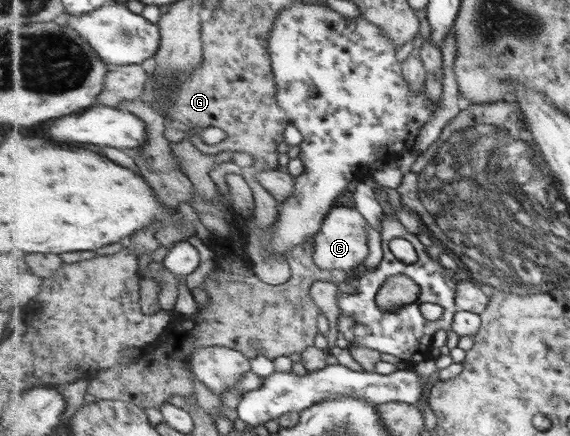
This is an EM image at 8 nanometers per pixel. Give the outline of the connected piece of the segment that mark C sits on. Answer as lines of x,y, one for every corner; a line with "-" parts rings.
336,206
329,213
323,228
317,233
317,250
315,260
324,270
357,269
370,257
370,231
364,215
352,207

